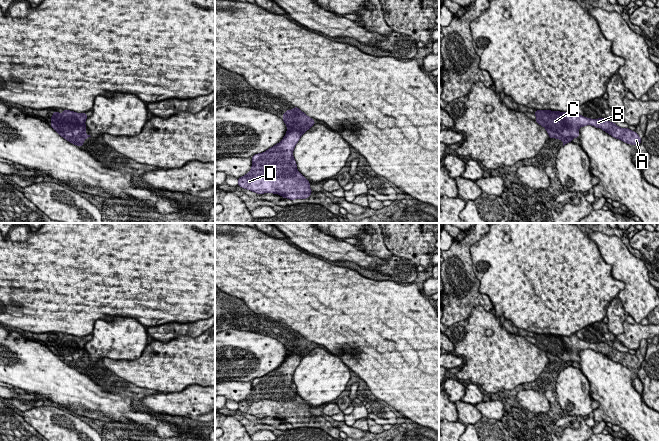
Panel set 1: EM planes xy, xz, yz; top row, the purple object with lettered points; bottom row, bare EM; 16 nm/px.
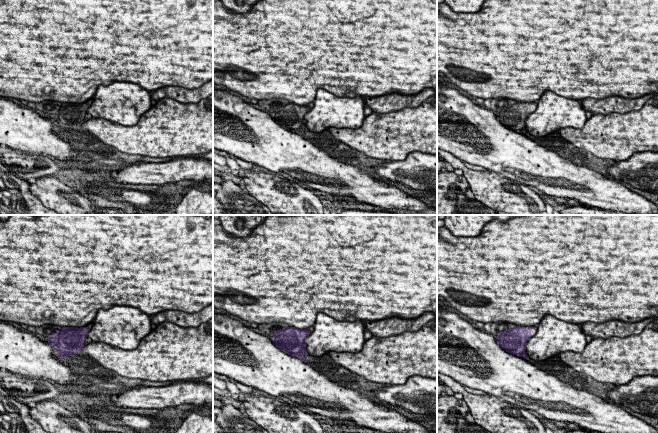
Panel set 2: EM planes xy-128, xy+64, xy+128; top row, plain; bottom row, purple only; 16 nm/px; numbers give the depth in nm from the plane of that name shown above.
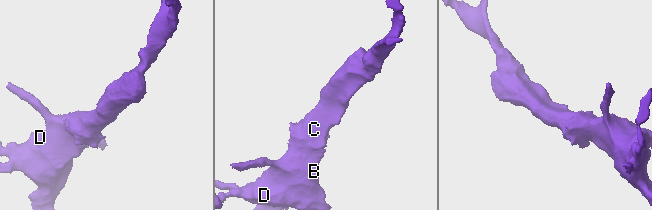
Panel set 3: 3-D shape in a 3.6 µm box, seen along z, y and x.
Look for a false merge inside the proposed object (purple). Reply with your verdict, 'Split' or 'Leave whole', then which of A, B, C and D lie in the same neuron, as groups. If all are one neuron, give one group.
Leave whole. Groups: A B C D

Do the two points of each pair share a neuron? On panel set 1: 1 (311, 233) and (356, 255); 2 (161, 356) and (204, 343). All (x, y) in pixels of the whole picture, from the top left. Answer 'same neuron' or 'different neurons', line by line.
1: same neuron
2: same neuron

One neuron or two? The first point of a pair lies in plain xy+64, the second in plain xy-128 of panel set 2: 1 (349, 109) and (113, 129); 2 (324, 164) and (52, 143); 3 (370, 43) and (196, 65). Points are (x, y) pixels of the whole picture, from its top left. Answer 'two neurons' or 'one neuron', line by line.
1: two neurons
2: one neuron
3: one neuron

